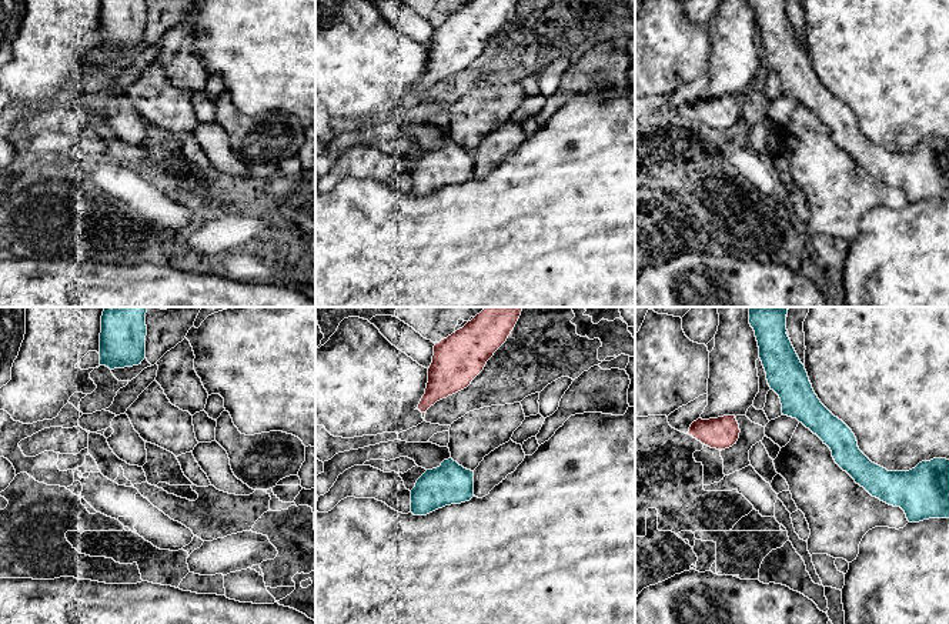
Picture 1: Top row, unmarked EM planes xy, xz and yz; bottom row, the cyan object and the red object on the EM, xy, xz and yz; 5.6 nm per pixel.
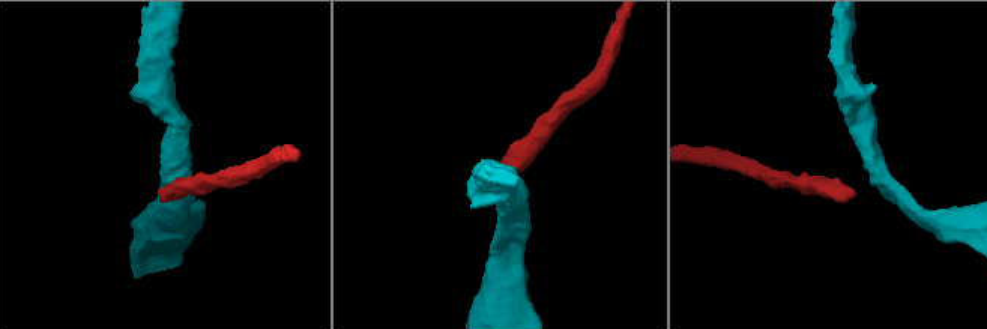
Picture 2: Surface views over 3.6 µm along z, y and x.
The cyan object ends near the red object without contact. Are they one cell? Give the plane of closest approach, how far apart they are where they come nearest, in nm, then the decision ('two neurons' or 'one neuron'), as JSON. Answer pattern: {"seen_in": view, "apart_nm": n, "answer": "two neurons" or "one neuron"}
{"seen_in": "yz", "apart_nm": 260, "answer": "two neurons"}

